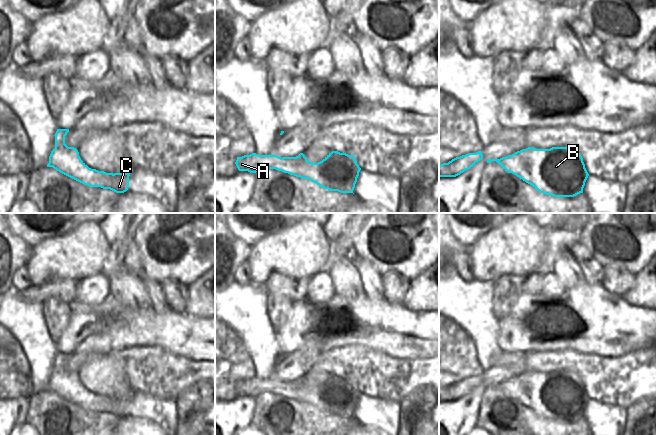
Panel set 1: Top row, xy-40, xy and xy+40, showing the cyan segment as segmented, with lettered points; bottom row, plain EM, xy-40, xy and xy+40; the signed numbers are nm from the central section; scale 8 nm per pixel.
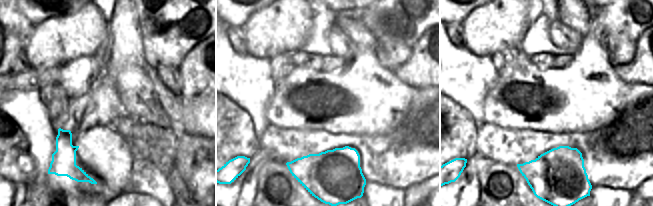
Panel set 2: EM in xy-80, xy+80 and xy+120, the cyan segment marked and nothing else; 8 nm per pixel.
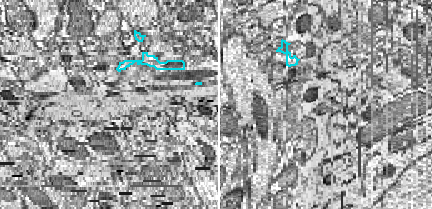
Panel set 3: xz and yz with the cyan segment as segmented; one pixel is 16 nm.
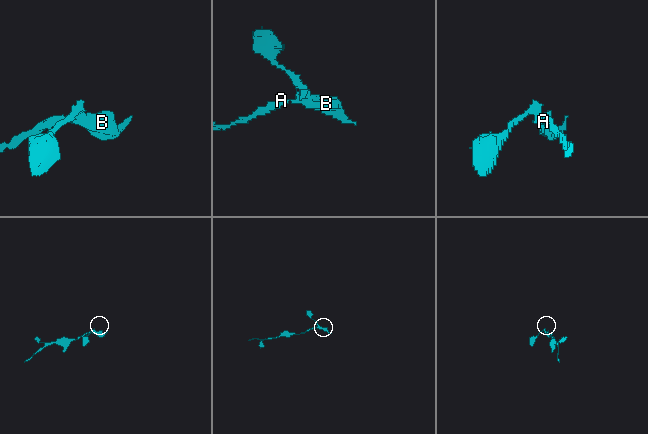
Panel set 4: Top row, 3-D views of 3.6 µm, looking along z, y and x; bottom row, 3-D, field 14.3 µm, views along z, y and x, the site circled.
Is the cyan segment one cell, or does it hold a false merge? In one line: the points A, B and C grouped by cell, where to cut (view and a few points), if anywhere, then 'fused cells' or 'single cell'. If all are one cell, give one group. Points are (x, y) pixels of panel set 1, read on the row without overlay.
A B / C; cut in xy-40 along (89, 392), (100, 398), (110, 401), (115, 400); fused cells

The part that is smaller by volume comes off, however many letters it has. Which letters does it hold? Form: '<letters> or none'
C

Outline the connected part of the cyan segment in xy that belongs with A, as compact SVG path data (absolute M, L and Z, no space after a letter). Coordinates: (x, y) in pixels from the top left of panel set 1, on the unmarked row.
M332 375L322 385L312 387L303 377L298 383L283 383L277 379L252 377L237 381L239 395L256 397L262 393L276 393L302 403L308 403L324 413L353 417L361 392L354 379Z

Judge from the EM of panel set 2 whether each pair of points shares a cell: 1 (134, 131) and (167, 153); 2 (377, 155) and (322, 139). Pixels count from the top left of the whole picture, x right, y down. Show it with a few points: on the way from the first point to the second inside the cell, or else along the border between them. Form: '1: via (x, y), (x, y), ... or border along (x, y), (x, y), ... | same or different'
1: via (142, 138), (159, 148) | same
2: via (363, 143), (353, 140), (336, 140) | same

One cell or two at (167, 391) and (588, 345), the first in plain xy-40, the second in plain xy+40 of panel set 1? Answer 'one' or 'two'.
two

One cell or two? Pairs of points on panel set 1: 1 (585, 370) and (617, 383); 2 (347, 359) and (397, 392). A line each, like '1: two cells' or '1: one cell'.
1: one cell
2: one cell

